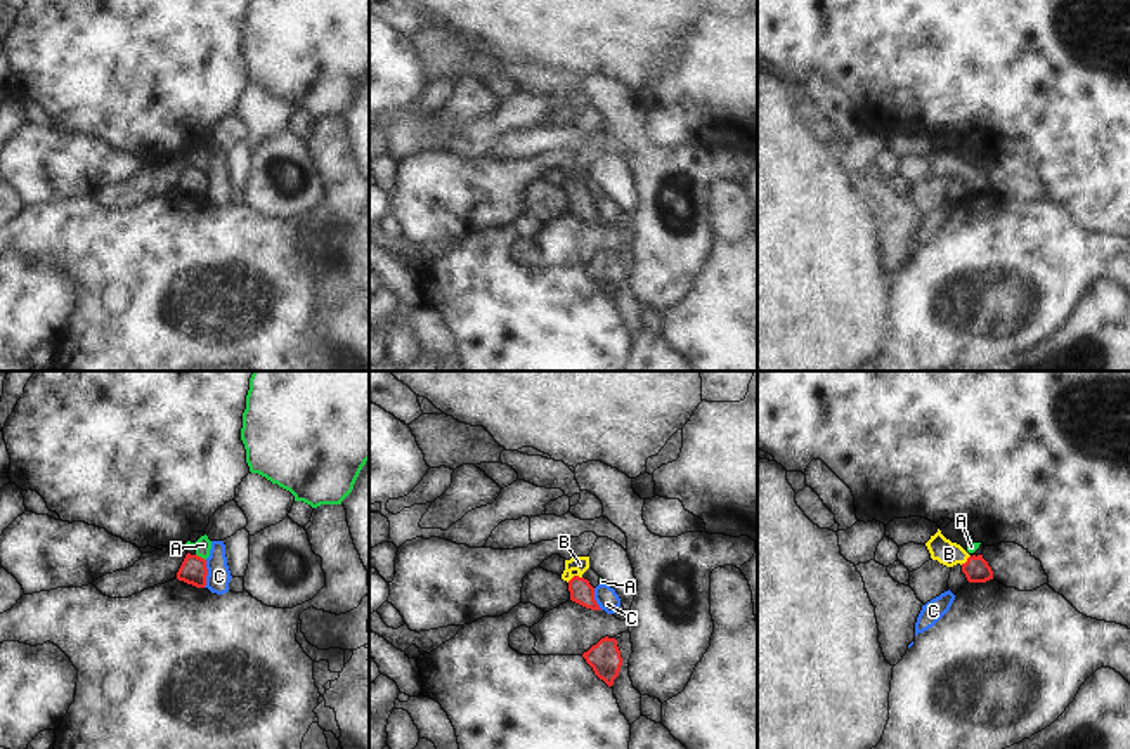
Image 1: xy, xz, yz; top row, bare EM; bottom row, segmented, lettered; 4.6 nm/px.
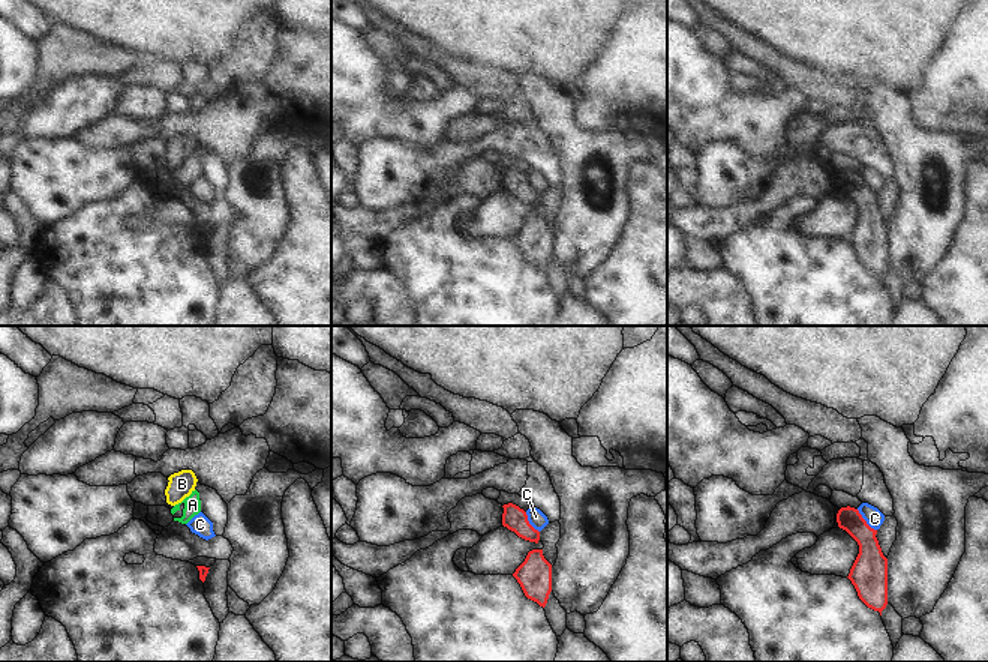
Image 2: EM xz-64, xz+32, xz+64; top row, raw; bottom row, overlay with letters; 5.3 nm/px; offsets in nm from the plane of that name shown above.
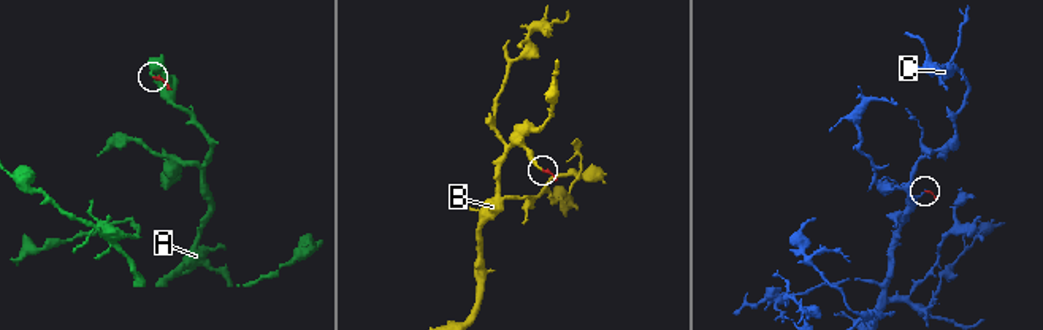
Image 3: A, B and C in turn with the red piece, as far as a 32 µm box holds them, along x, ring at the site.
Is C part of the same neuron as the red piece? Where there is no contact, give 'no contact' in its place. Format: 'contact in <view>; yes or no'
contact in xy; no

